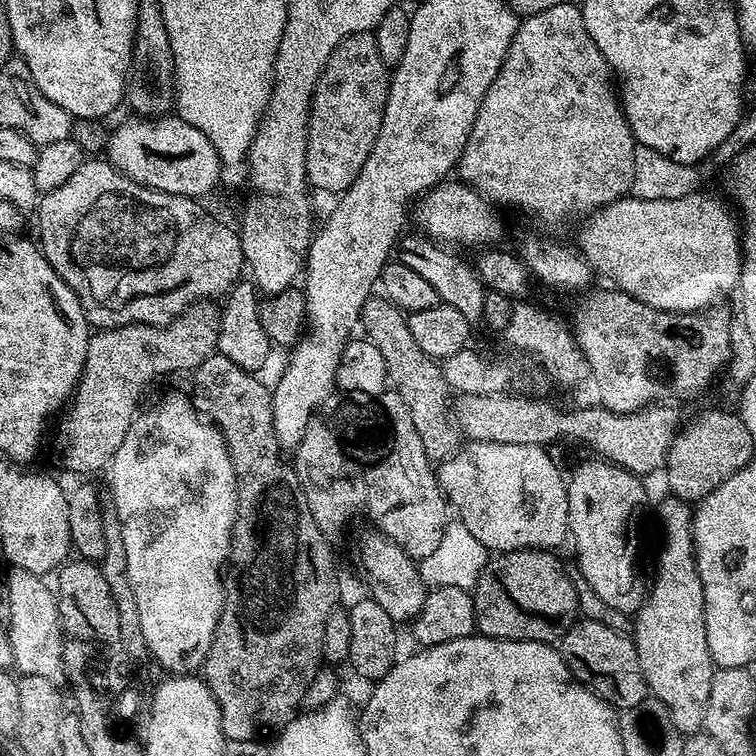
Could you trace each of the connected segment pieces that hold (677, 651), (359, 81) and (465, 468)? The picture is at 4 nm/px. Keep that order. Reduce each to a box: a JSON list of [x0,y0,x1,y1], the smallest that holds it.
[[634,494,714,734],[306,32,390,194],[438,442,569,553]]

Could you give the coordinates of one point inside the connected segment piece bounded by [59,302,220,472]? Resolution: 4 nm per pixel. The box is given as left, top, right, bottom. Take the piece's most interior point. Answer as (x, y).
(120, 362)

